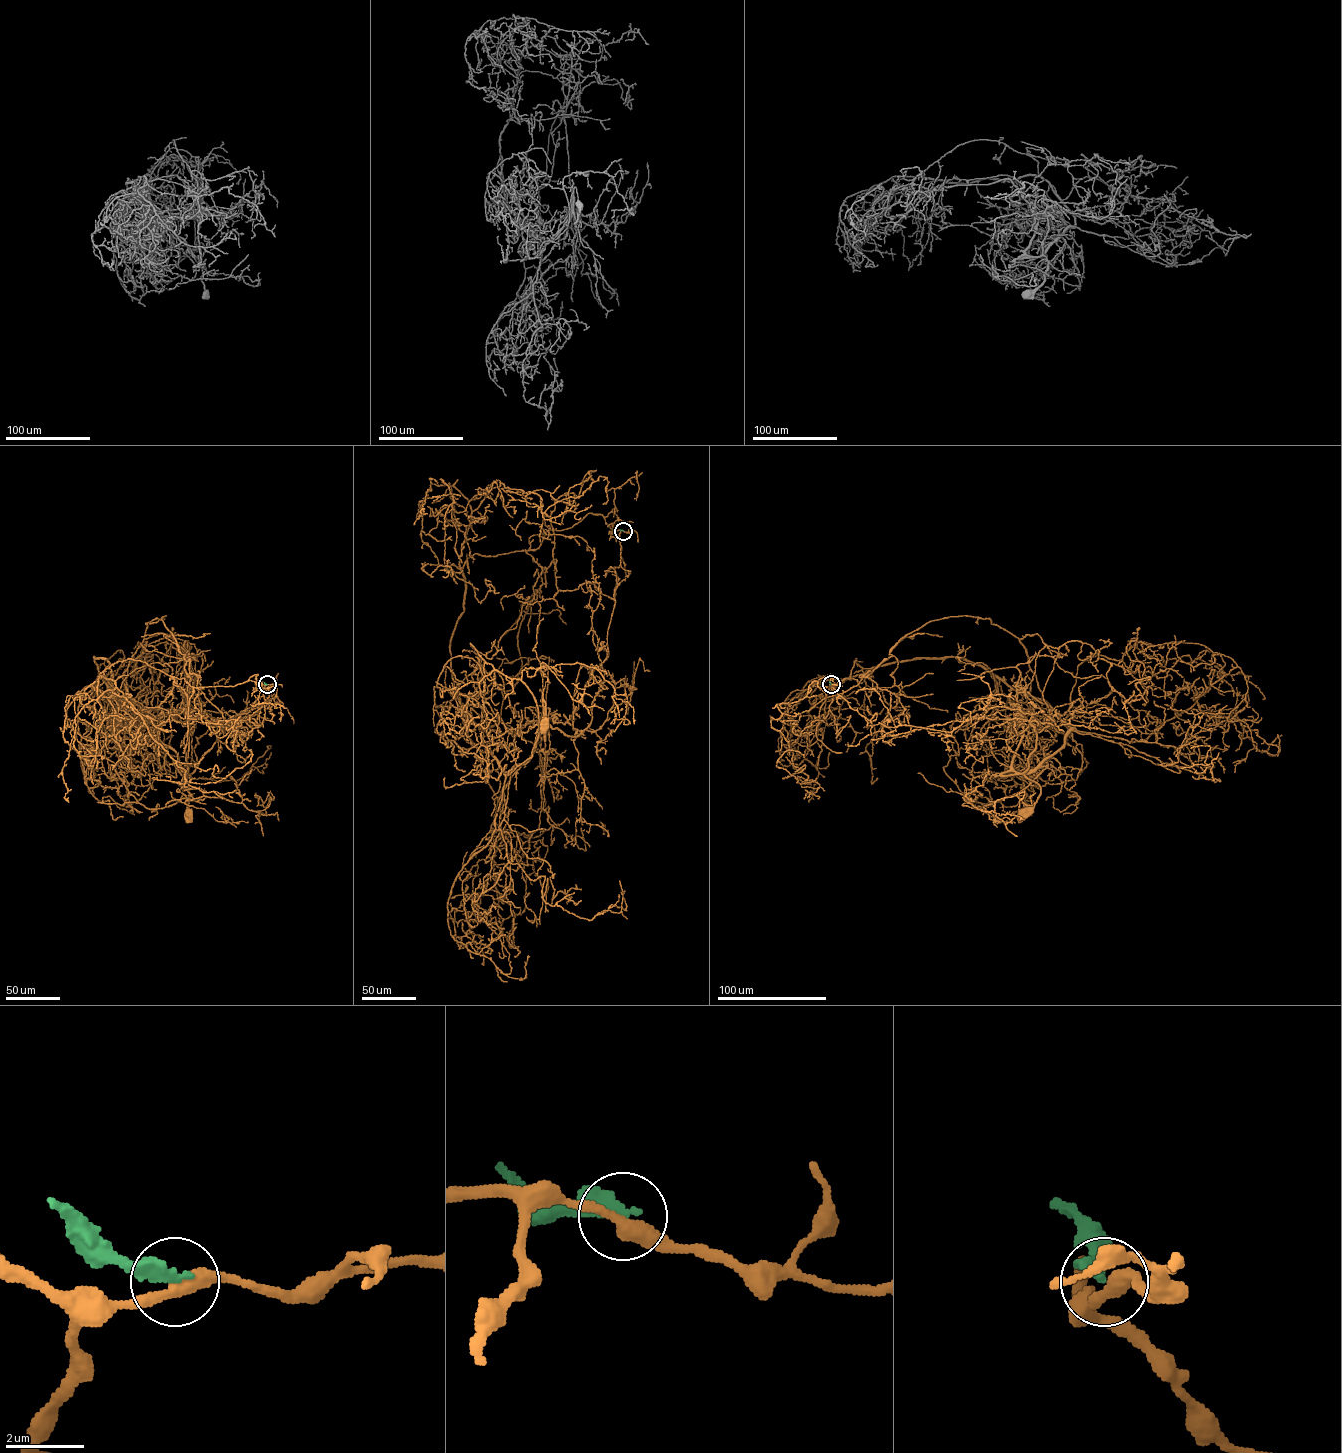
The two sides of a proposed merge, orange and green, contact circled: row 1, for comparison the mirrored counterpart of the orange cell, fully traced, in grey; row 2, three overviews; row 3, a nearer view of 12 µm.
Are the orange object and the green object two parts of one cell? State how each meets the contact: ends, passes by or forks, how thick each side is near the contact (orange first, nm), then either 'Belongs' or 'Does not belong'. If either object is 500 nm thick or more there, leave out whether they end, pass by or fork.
At the ring orange passes by. At the ring green ends. Thickness 360 nm (orange) against 340 nm. Does not belong

